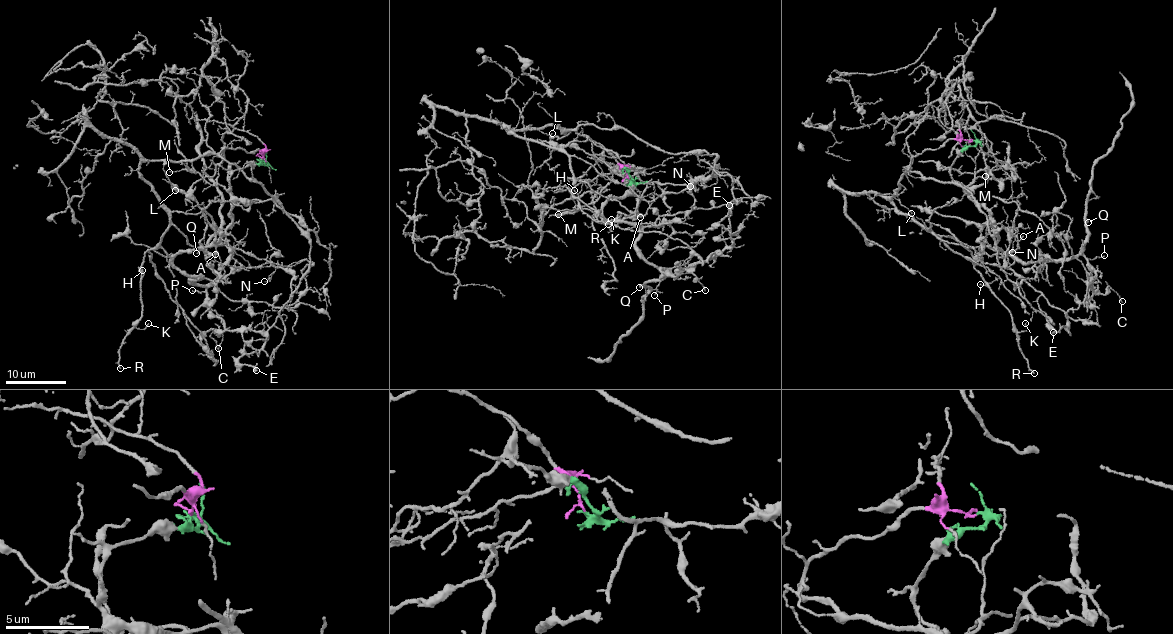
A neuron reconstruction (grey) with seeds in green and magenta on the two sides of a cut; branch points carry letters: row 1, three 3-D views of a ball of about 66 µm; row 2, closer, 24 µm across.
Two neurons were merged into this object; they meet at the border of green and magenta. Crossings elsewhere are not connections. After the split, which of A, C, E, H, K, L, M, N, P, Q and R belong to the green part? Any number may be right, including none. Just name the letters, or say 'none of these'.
C, E, M, N, P, Q

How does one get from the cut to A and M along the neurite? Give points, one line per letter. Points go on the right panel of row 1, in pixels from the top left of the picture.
A: (972, 140), (950, 139), (916, 155), (891, 196), (894, 204), (943, 240), (972, 248), (1011, 253), (1023, 235)
M: (972, 140), (974, 143), (952, 164), (952, 178), (969, 185), (986, 175), (986, 169), (986, 176)

